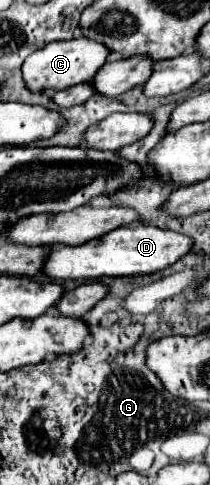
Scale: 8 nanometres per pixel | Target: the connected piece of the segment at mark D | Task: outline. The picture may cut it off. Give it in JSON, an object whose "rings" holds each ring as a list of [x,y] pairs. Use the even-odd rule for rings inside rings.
{"rings":[[[117,227],[103,235],[101,239],[93,239],[81,247],[53,247],[43,261],[41,273],[49,279],[65,281],[65,279],[99,279],[99,277],[123,277],[123,275],[145,275],[171,267],[179,257],[191,251],[191,239],[181,233],[163,231],[159,227]]]}

